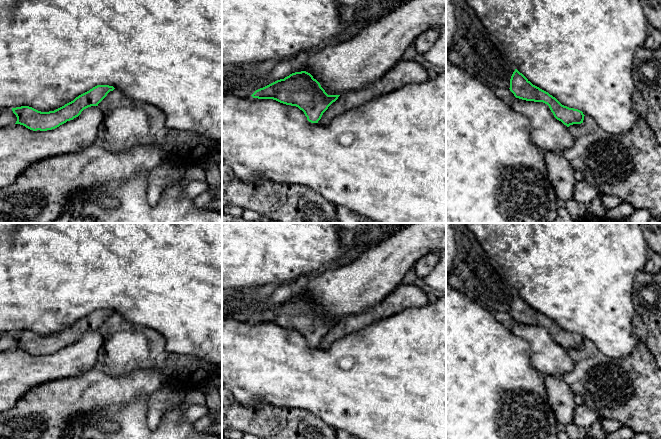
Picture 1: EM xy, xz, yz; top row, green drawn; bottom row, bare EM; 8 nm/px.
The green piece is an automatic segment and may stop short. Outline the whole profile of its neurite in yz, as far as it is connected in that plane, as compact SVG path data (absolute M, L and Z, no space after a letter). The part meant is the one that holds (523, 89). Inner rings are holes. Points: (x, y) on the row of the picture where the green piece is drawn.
M515 69L511 76L509 89L516 98L547 104L554 117L567 127L573 124L583 123L585 115L582 111L562 105L548 92L533 85L517 69Z

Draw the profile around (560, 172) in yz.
M545 152L544 158L548 169L548 177L561 204L573 199L576 179L571 164L561 155Z

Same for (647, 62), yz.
M641 45L635 50L633 81L634 110L648 123L661 144L661 47L652 49Z

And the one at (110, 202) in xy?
M102 197L99 200L99 203L103 206L114 208L118 206L118 200L112 198L112 197Z

